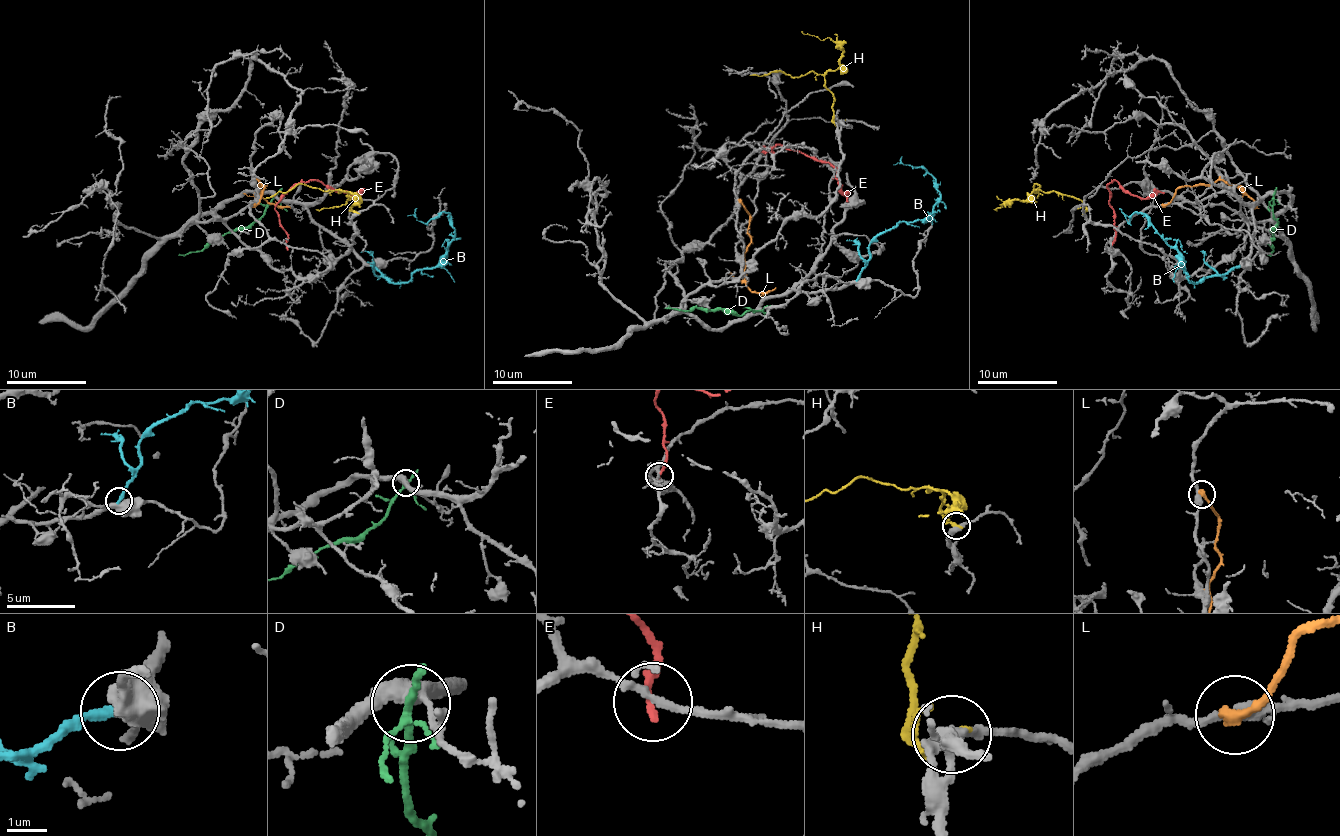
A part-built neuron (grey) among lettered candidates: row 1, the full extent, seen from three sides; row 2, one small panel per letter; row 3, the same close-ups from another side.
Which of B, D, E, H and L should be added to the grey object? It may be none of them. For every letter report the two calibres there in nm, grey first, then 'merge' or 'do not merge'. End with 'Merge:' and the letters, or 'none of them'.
B: calibres 440 and 280 nm; merge
D: calibres 380 and 160 nm; do not merge
E: calibres 150 and 240 nm; do not merge
H: calibres 320 and 240 nm; do not merge
L: calibres 320 and 280 nm; do not merge
Merge: B

